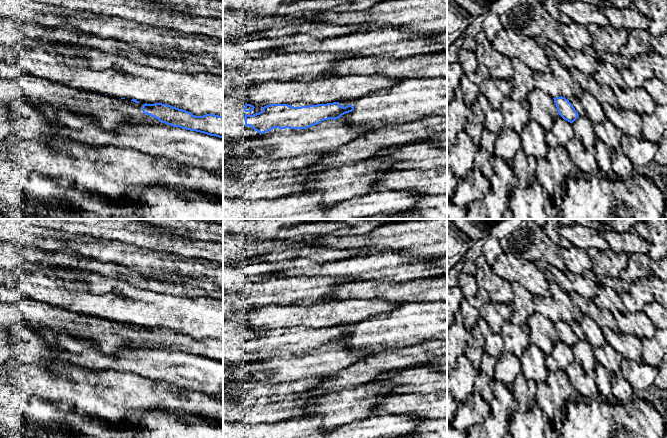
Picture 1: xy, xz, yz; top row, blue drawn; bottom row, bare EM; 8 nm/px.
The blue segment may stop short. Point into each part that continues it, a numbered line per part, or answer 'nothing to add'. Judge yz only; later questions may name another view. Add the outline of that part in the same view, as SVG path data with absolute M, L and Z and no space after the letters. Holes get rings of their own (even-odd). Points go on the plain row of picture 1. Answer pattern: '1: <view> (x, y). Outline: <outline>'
nothing to add

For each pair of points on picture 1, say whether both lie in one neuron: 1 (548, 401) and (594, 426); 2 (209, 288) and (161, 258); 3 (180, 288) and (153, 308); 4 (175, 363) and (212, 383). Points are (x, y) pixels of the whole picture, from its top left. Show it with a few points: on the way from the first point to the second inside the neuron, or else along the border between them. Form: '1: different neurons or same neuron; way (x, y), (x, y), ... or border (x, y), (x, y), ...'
1: different neurons; border (567, 410), (565, 416)
2: different neurons; border (167, 272), (192, 276), (208, 280), (212, 283)
3: different neurons; border (148, 290), (194, 297)
4: same neuron; way (184, 370), (203, 375)

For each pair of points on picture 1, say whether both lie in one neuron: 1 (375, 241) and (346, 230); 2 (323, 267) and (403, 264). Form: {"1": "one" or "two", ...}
{"1": "two", "2": "one"}

